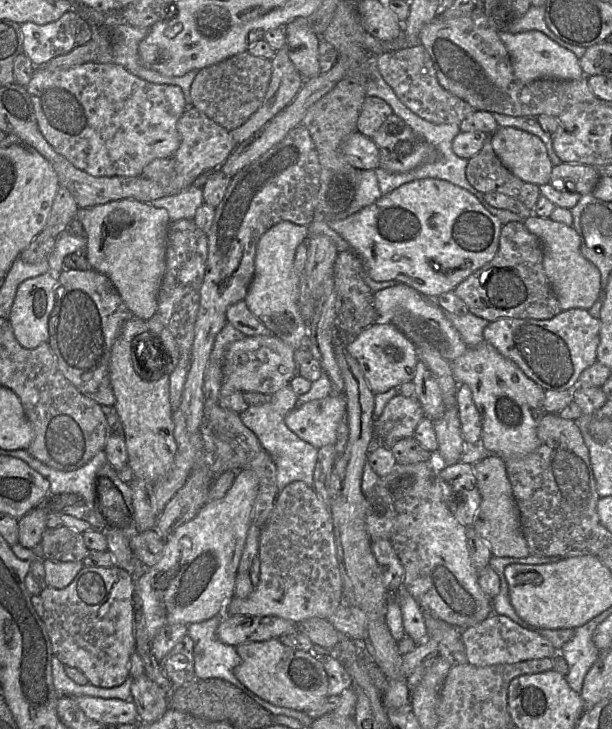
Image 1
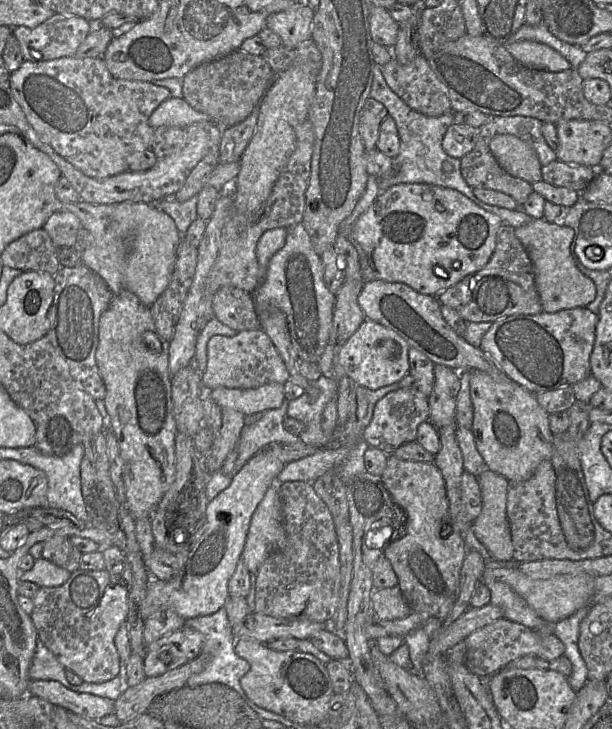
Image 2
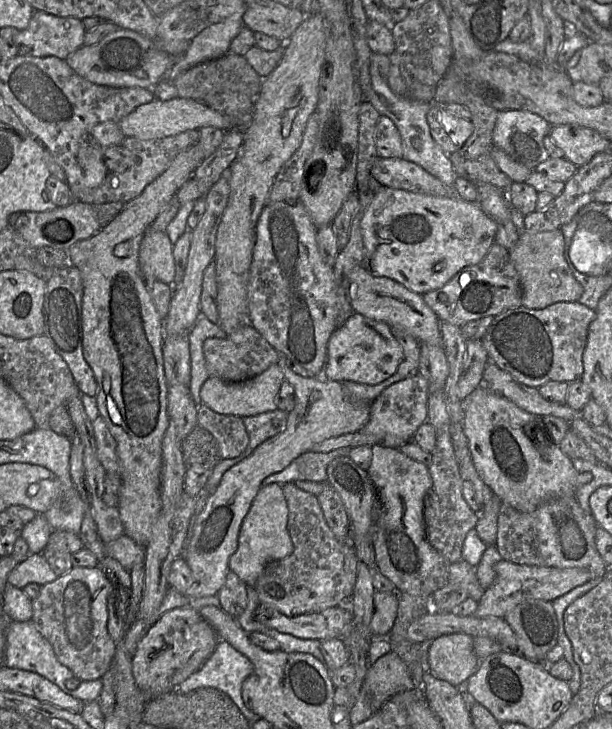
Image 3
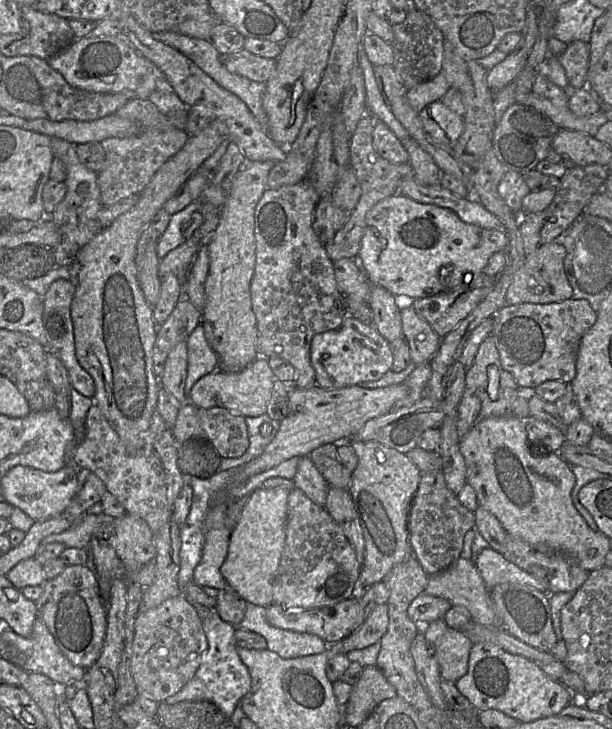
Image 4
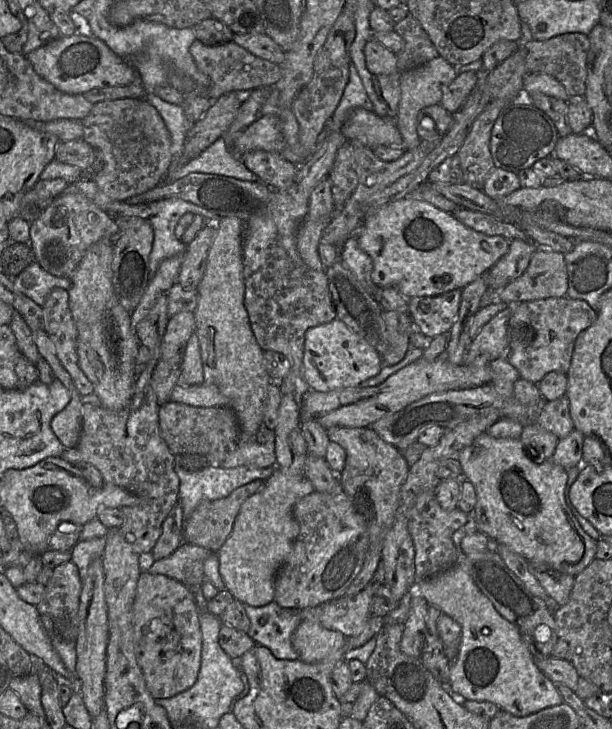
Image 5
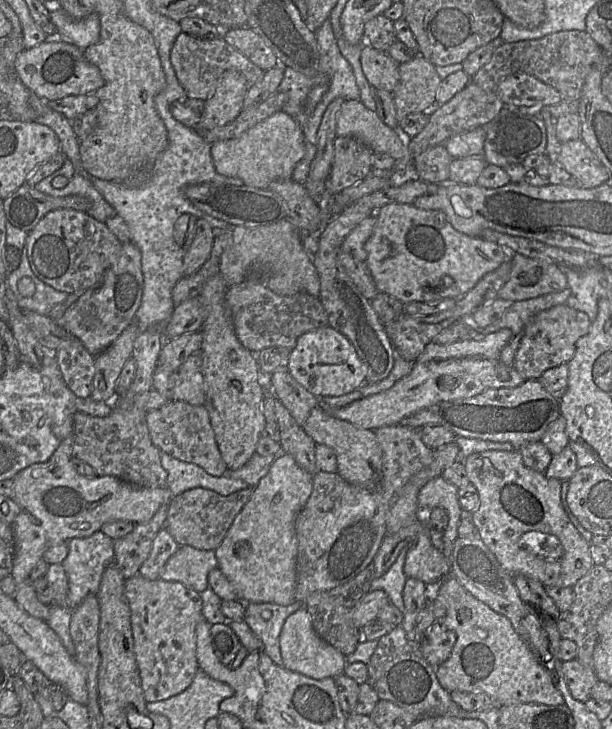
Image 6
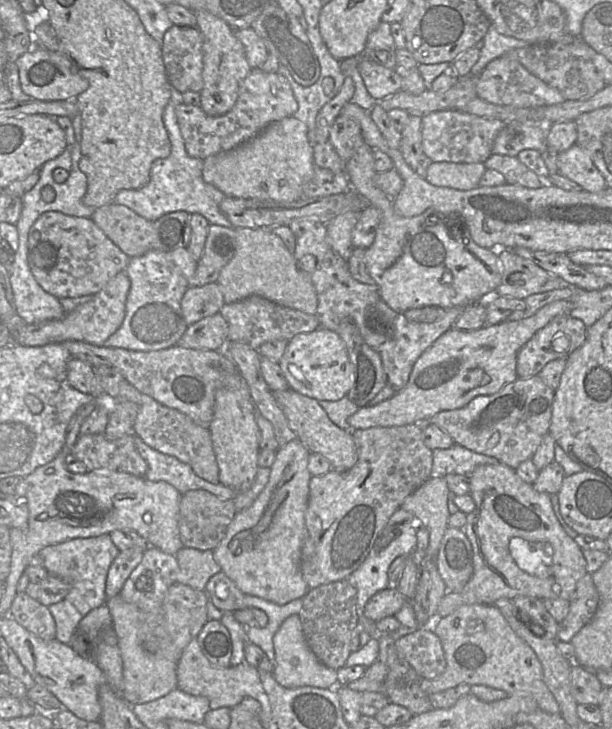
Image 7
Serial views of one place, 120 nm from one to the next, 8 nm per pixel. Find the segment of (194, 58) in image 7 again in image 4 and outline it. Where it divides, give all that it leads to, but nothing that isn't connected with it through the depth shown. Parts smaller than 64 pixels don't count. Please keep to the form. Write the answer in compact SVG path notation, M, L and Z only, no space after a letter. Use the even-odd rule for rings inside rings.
M245 48L221 55L221 62L232 74L264 83L274 75L277 65L276 59L255 55Z

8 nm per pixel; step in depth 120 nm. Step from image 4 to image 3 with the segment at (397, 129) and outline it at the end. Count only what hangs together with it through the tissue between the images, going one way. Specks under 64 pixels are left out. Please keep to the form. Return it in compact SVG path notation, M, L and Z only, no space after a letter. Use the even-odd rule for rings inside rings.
M370 65L371 90L366 95L369 101L382 116L389 117L396 125L402 140L404 159L417 164L438 178L447 186L454 188L455 180L459 177L453 167L449 155L433 139L427 120L427 113L433 102L417 101L409 97L395 94L386 79L379 74L376 65Z

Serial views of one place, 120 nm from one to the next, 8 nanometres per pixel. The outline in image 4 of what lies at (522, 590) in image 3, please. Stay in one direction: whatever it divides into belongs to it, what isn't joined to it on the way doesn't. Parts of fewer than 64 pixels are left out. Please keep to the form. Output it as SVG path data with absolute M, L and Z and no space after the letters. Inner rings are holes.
M491 547L484 548L478 554L475 564L488 590L502 583L517 583L550 595L545 583L507 561L502 554Z

